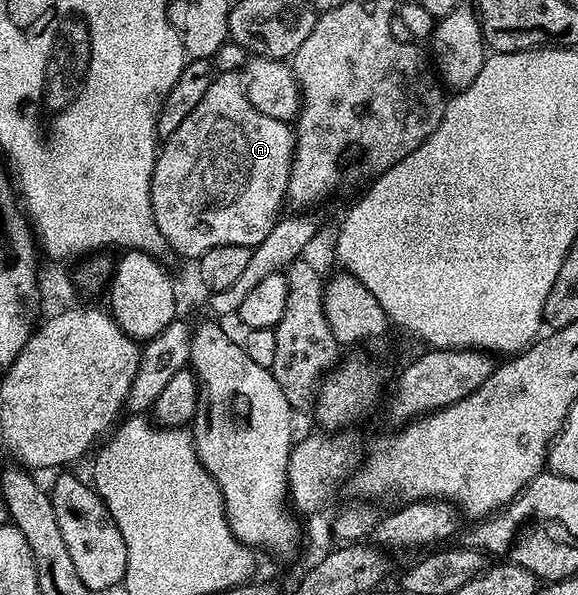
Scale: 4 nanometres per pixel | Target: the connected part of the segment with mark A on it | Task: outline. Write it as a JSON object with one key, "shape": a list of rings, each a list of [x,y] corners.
{"shape":[[[221,71],[217,74],[216,80],[206,89],[202,101],[190,109],[190,117],[174,129],[163,140],[159,148],[154,173],[152,174],[152,208],[154,209],[154,221],[158,221],[158,229],[162,229],[162,237],[166,240],[169,248],[192,261],[199,260],[201,255],[206,254],[210,249],[218,249],[218,245],[242,245],[246,248],[254,248],[269,236],[274,229],[277,219],[281,218],[280,206],[285,206],[288,193],[288,182],[290,181],[290,169],[292,168],[292,155],[296,151],[296,137],[293,128],[283,119],[266,117],[266,113],[258,113],[254,105],[250,105],[248,95],[244,92],[244,80],[237,72]]]}

